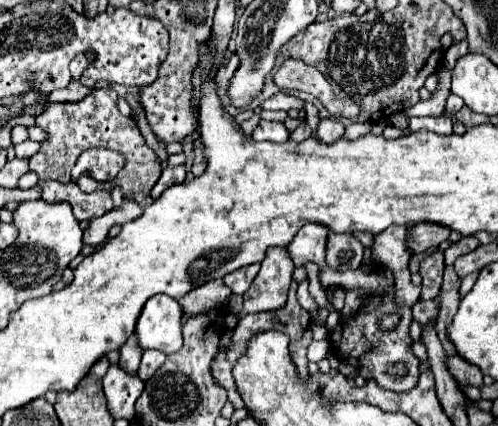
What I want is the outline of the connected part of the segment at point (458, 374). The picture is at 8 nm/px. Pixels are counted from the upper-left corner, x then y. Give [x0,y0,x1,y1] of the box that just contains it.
[446,356,482,386]

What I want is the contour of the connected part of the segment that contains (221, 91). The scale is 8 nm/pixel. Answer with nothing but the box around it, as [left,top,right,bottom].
[215,56,238,116]

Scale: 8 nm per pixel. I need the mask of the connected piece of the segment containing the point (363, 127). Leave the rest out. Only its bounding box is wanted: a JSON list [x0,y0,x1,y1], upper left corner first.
[344,122,372,140]

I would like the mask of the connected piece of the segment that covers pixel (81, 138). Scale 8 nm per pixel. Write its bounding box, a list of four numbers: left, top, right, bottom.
[30,88,160,206]

